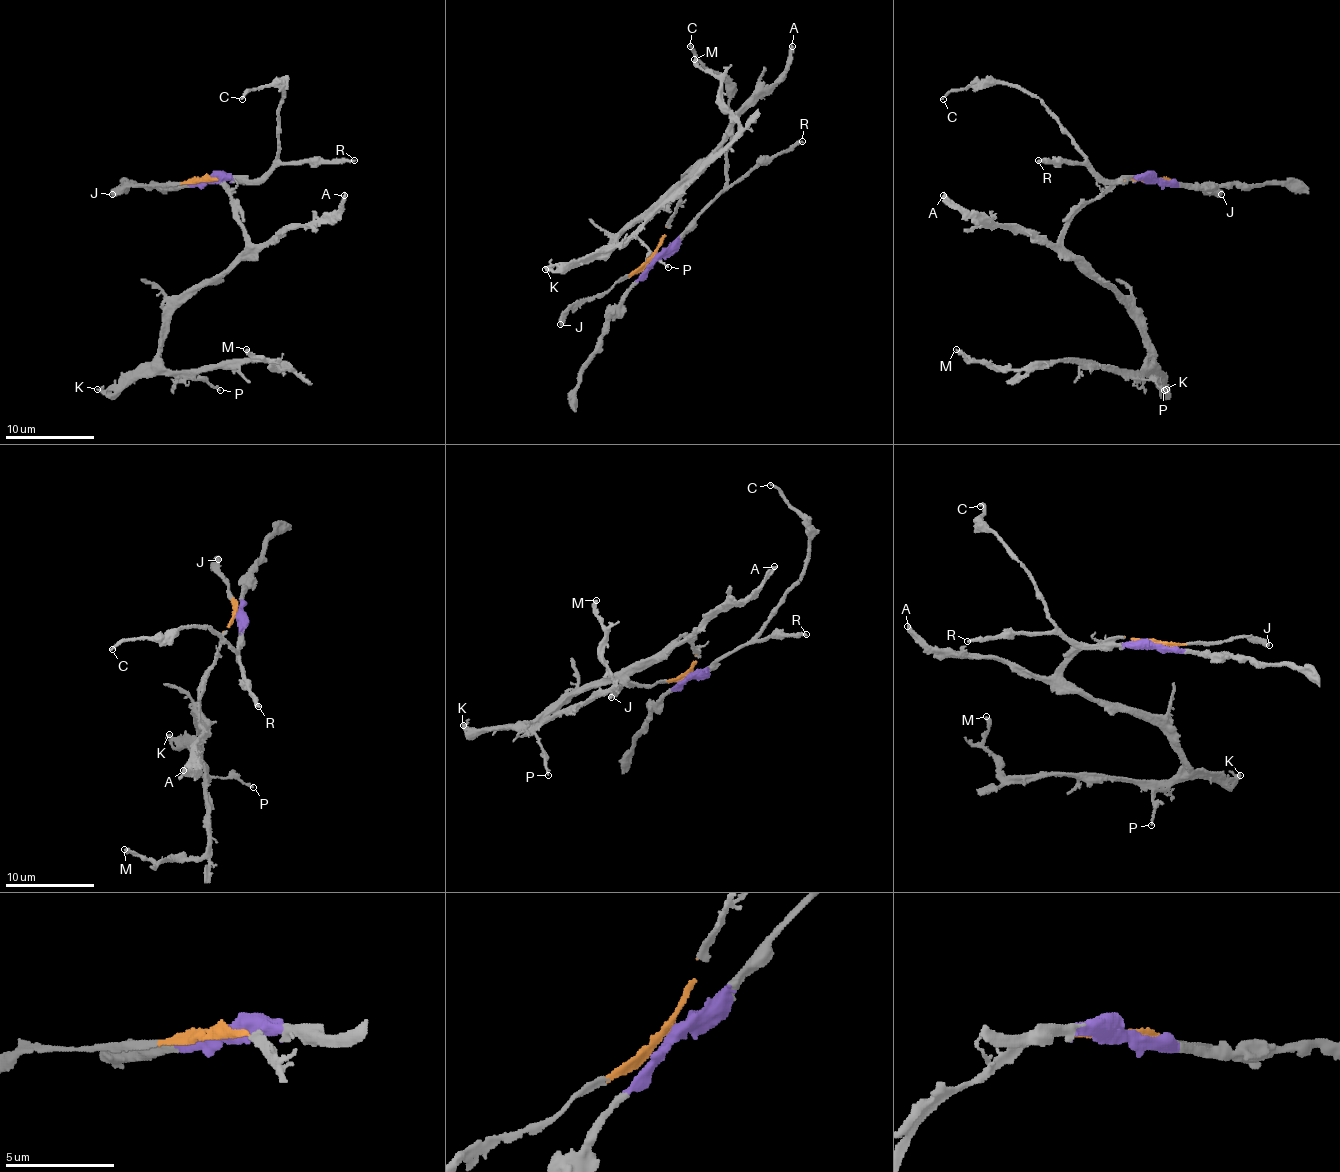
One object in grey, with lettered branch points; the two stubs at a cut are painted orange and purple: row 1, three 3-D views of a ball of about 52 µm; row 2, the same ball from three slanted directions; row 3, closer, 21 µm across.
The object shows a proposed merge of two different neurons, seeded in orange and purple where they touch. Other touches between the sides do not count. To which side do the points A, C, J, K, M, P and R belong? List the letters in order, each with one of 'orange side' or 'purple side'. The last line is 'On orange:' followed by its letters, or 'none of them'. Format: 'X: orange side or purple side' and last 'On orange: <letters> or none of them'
A: orange side
C: purple side
J: orange side
K: orange side
M: orange side
P: orange side
R: purple side
On orange: A, J, K, M, P

